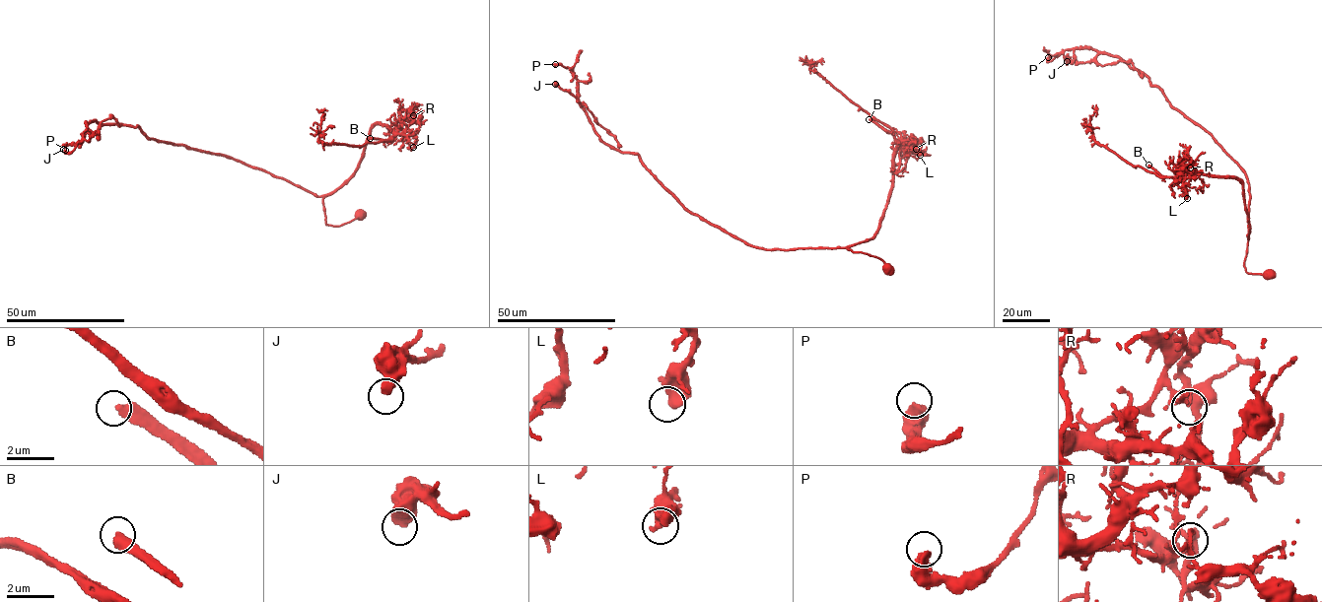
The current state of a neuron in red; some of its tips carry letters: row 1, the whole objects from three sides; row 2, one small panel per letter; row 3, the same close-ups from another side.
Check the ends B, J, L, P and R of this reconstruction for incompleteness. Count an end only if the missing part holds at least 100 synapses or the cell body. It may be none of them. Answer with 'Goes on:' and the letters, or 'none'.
Goes on: B

